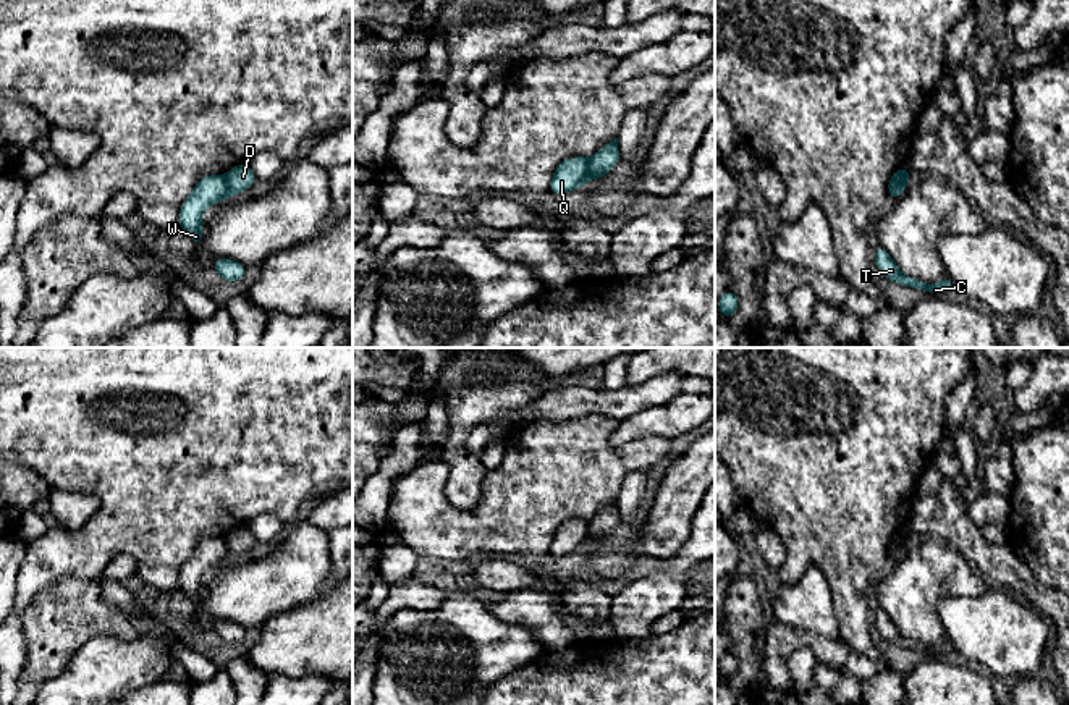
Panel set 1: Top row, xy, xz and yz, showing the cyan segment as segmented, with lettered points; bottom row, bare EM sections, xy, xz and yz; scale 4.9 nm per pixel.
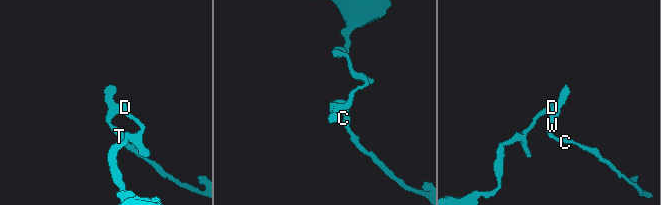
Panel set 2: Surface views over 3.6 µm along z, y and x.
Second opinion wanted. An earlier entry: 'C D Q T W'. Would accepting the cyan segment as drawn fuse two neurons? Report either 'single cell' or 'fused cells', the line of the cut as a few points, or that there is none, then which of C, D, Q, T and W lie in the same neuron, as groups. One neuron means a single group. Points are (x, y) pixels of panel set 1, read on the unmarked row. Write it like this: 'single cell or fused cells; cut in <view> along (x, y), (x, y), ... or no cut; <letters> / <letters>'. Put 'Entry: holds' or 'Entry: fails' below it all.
fused cells; cut in xy along (223, 539), (230, 557); C Q T W / D
Entry: fails

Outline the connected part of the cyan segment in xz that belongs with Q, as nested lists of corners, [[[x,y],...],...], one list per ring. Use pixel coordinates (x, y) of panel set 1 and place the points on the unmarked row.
[[[566,521],[555,530],[548,553],[561,558],[569,553],[579,551],[587,542],[587,521]]]

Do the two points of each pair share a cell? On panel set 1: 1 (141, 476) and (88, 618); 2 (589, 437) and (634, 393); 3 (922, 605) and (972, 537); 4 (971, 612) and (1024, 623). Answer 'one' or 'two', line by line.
1: two
2: two
3: two
4: one

